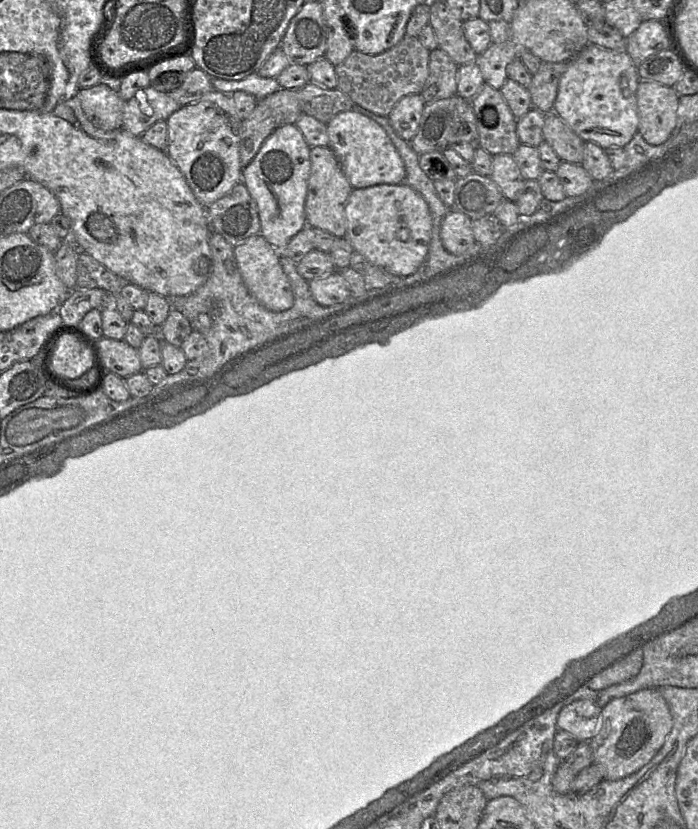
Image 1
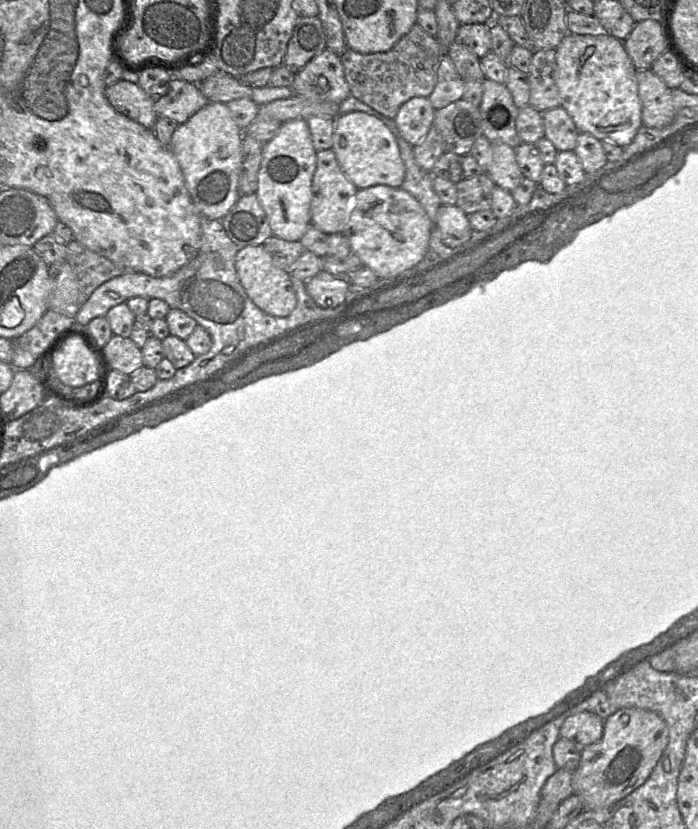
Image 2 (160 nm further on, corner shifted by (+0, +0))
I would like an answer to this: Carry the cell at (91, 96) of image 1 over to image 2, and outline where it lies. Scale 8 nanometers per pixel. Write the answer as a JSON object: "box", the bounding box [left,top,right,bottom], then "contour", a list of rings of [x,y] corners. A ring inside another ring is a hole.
{"box":[105,79,158,130],"contour":[[[121,79],[106,87],[105,97],[116,111],[141,124],[147,129],[152,130],[158,120],[158,115],[153,108],[154,100],[138,84]]]}

